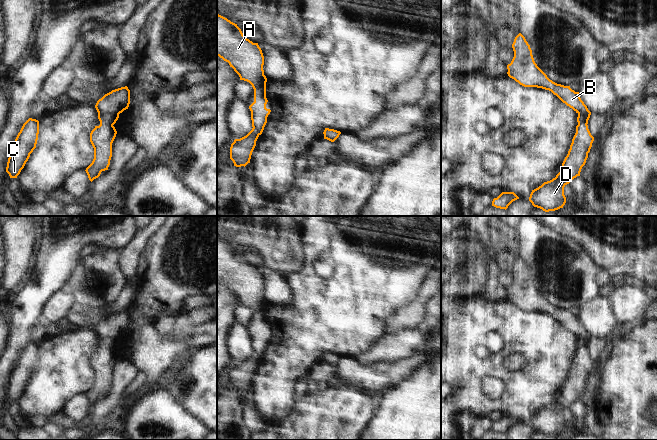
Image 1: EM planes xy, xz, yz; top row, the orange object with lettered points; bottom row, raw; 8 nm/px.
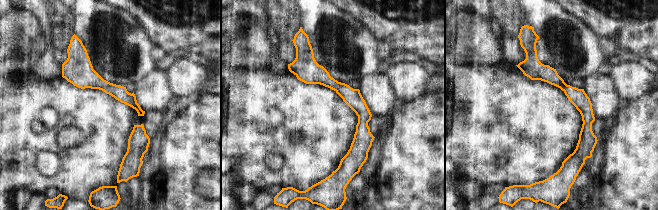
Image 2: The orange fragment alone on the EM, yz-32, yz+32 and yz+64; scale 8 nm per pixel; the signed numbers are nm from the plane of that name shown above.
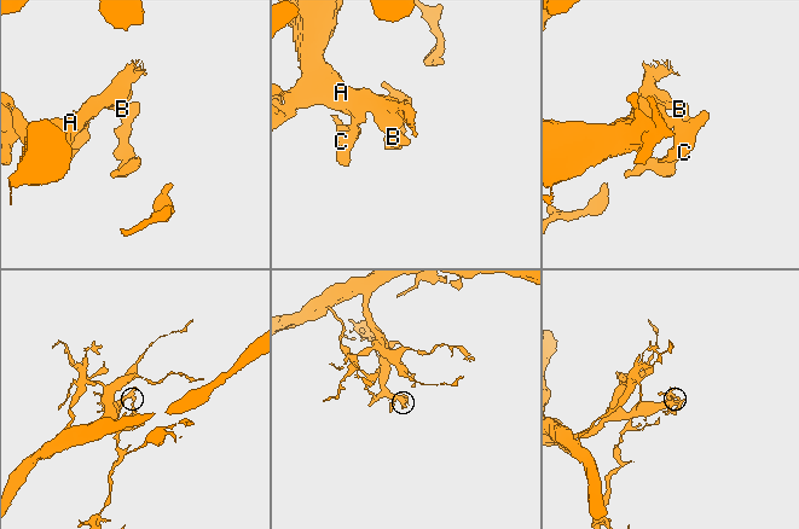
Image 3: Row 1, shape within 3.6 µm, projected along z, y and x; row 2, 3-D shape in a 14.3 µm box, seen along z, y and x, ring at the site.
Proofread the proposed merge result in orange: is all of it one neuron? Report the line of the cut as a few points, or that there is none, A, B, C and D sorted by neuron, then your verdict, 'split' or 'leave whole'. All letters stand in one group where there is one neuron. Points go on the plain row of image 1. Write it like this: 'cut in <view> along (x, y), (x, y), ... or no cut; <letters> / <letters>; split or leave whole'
no cut; A B C D; leave whole

